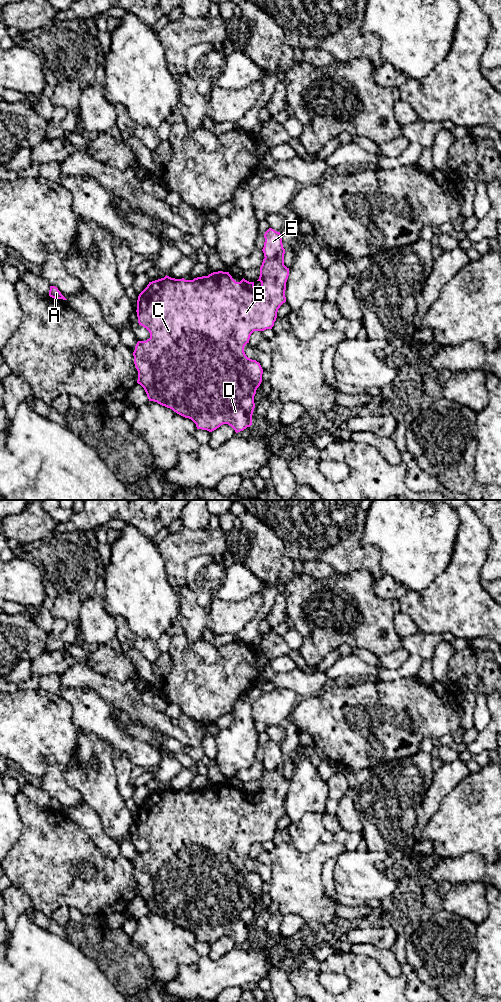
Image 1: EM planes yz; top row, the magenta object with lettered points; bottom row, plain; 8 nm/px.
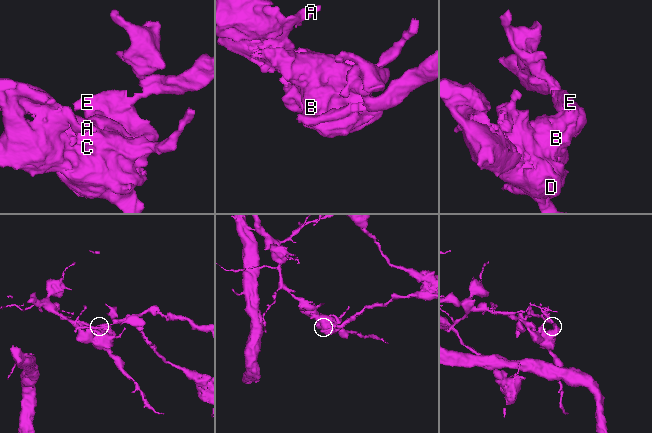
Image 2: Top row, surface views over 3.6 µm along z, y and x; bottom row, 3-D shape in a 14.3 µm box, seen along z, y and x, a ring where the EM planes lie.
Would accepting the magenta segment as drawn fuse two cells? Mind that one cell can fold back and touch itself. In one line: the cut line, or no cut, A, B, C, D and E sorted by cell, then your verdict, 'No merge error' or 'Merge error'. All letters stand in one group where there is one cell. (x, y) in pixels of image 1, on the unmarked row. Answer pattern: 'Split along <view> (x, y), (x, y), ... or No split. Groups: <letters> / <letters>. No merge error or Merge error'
Split along yz (283, 760), (274, 769), (265, 770). Groups: A B C D / E. Merge error

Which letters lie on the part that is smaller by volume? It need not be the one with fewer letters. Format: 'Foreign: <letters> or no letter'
Foreign: E

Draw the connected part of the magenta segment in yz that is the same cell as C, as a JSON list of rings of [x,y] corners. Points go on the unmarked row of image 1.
[[[282,761],[275,770],[264,770],[260,779],[260,788],[257,793],[261,794],[261,800],[256,802],[254,794],[249,794],[244,790],[240,794],[236,794],[229,784],[213,784],[208,788],[194,790],[193,792],[175,791],[169,788],[149,794],[147,799],[139,806],[137,812],[137,829],[139,837],[146,840],[150,845],[150,850],[146,853],[138,853],[133,864],[134,876],[138,883],[137,895],[140,896],[149,911],[149,913],[172,921],[177,926],[191,931],[197,941],[212,944],[223,936],[231,938],[236,945],[243,943],[252,937],[252,927],[255,920],[254,908],[257,900],[262,894],[263,881],[259,874],[248,870],[244,864],[244,859],[249,855],[251,846],[254,843],[264,843],[272,841],[277,830],[277,824],[280,818],[286,814],[285,802],[286,794],[289,788],[289,780],[284,777],[285,761]]]

